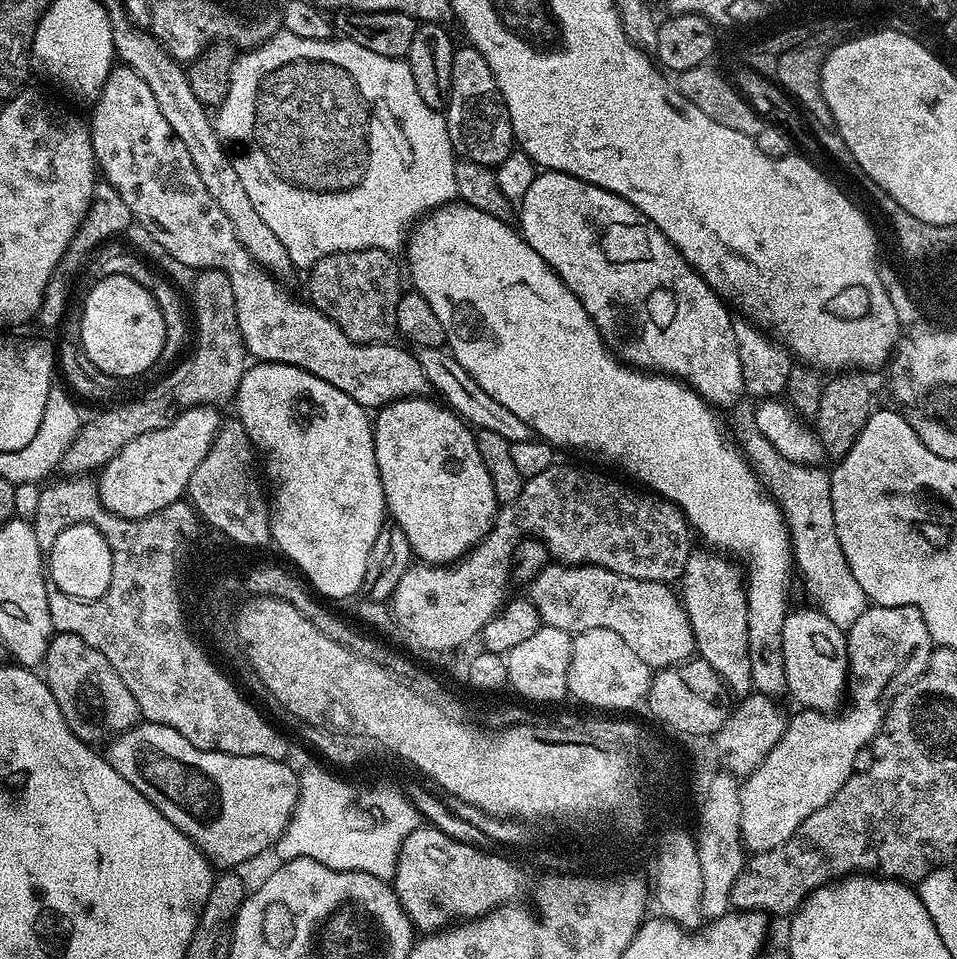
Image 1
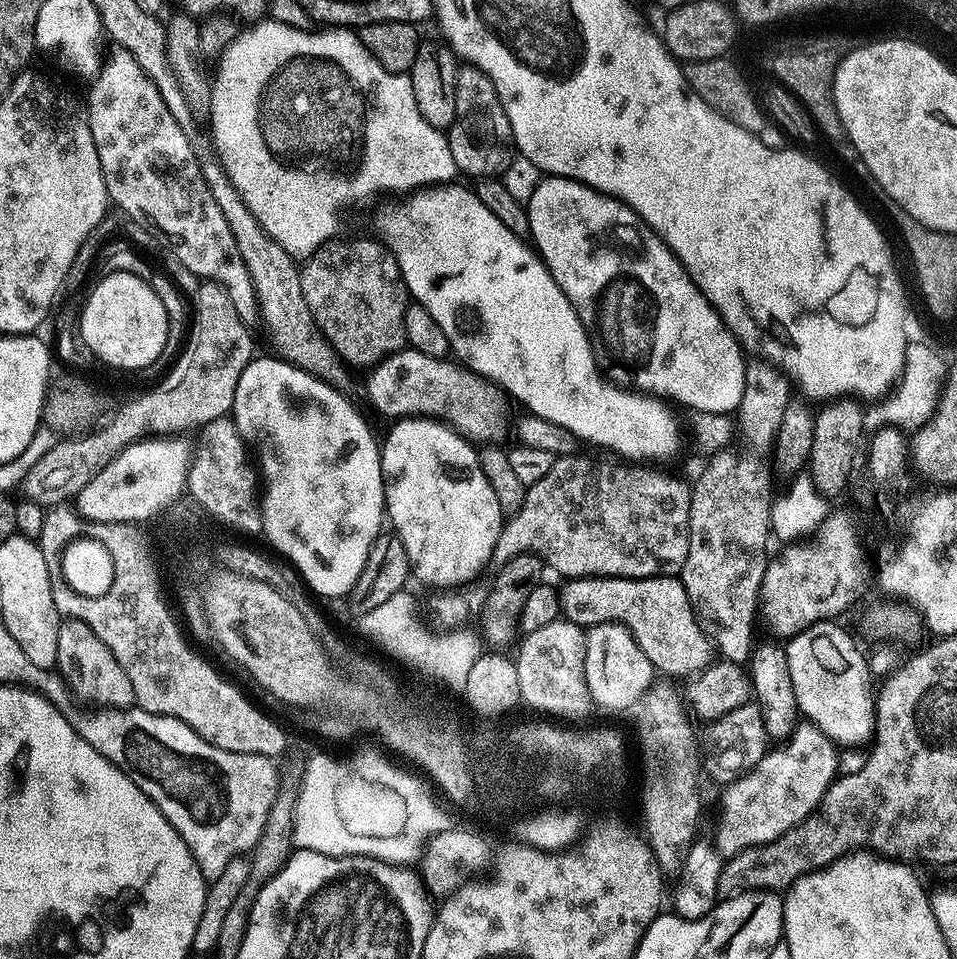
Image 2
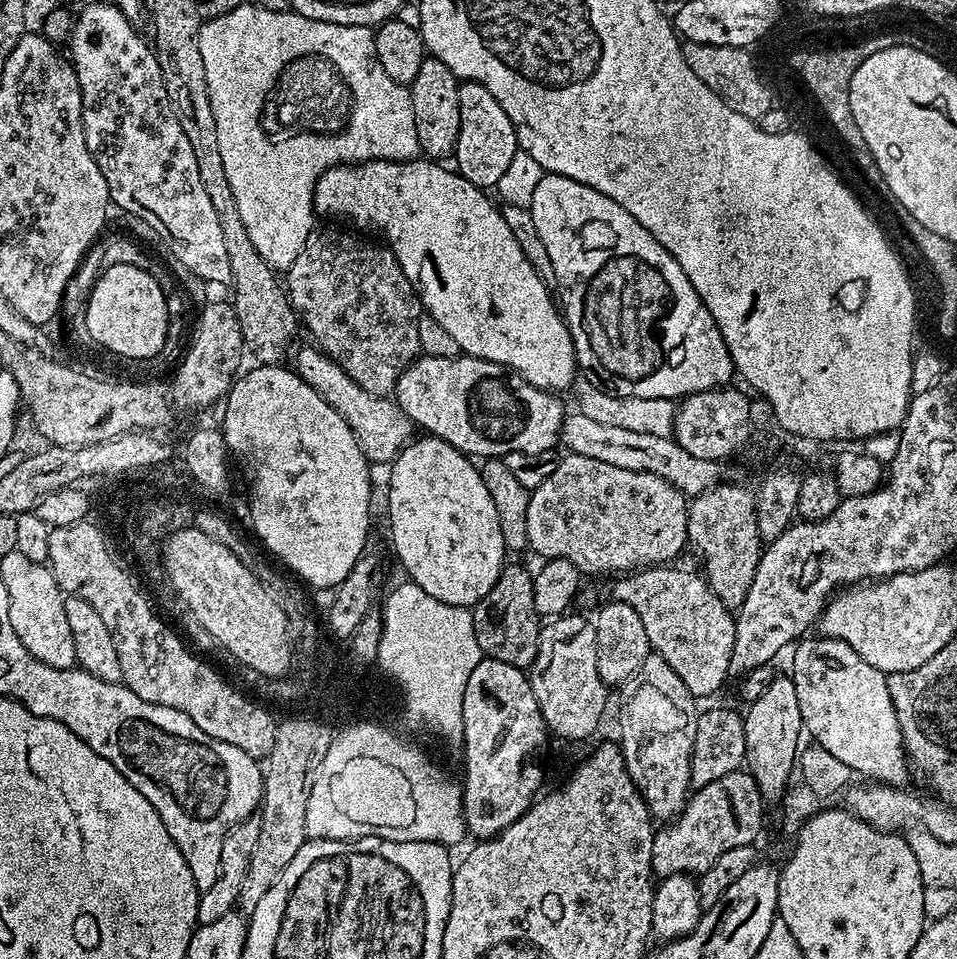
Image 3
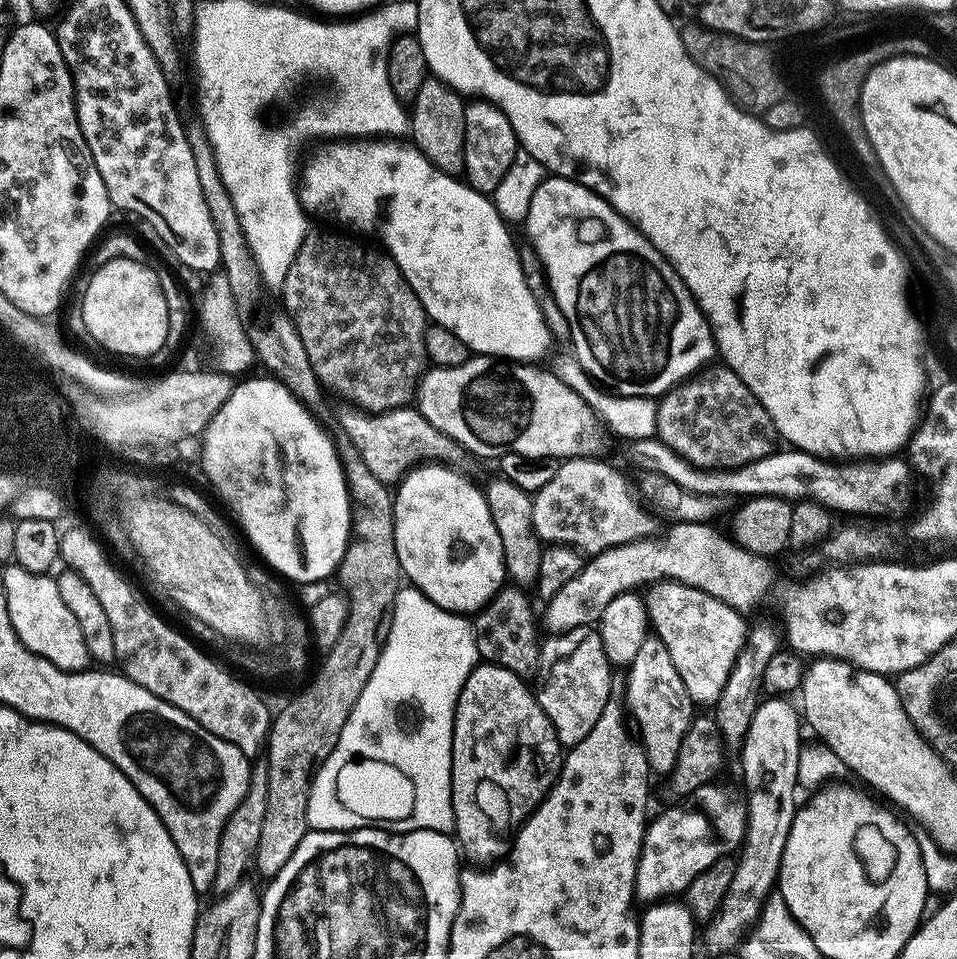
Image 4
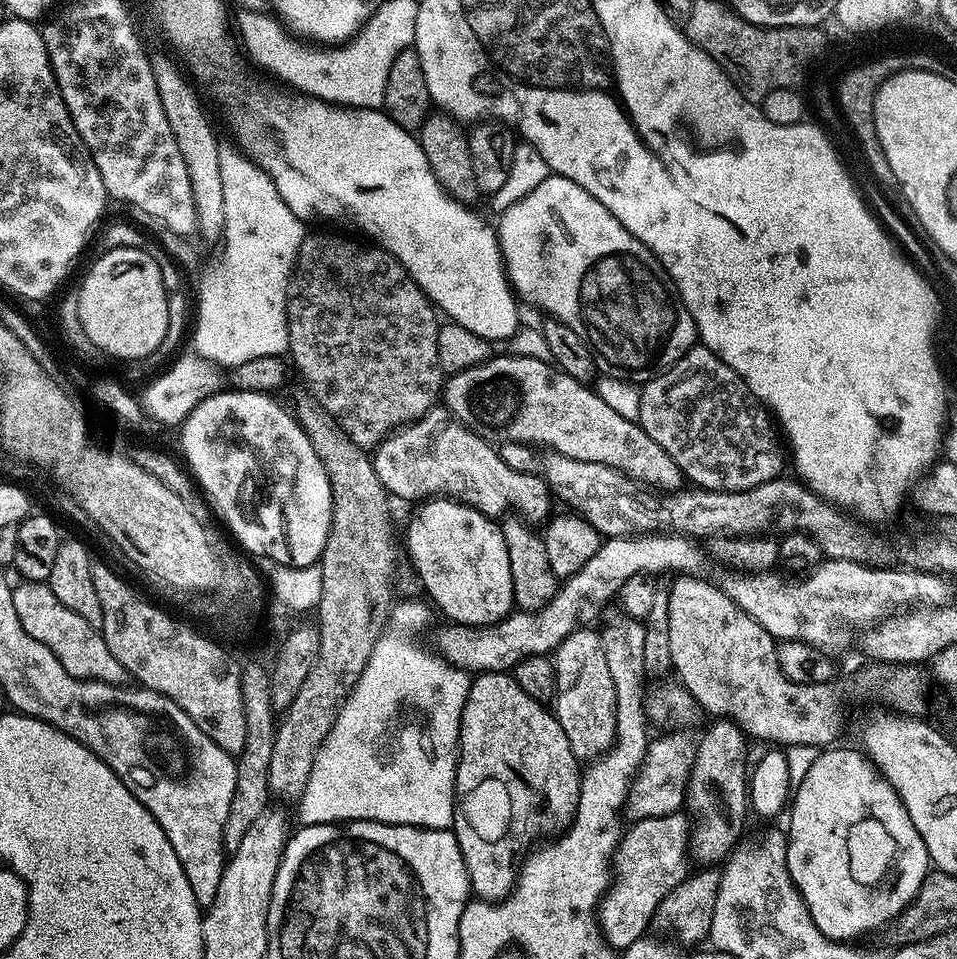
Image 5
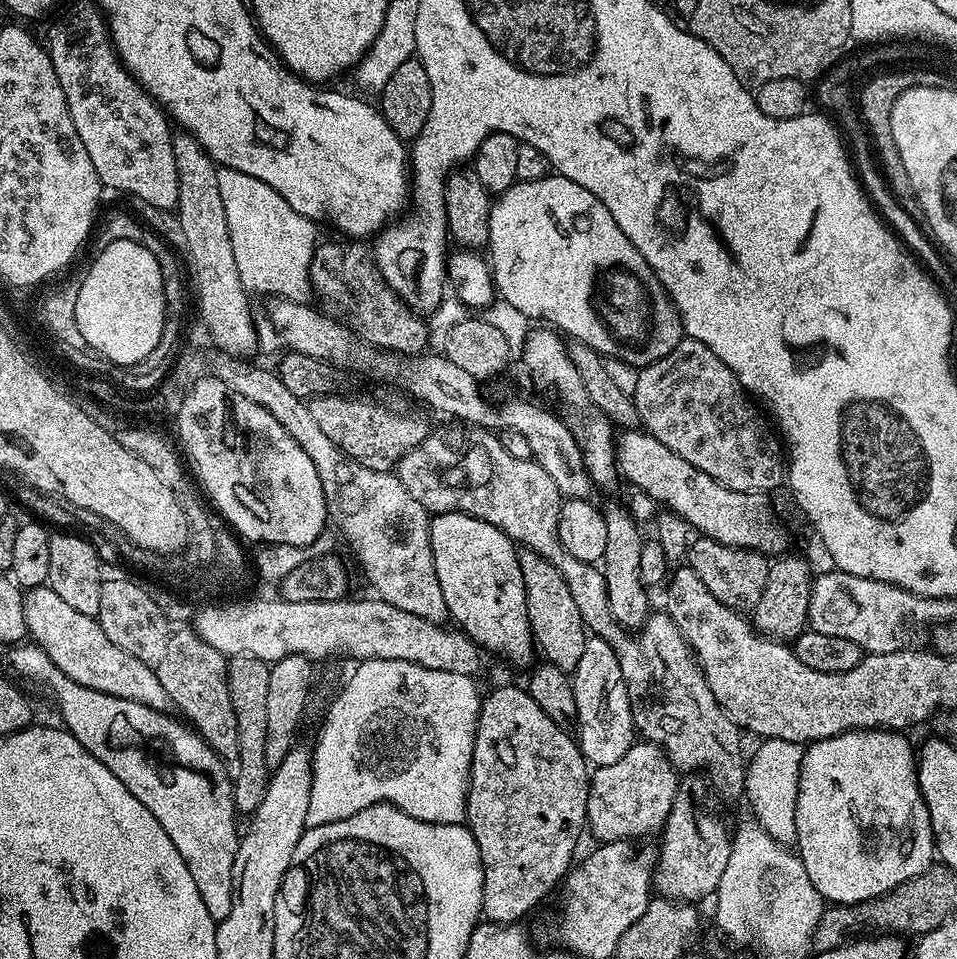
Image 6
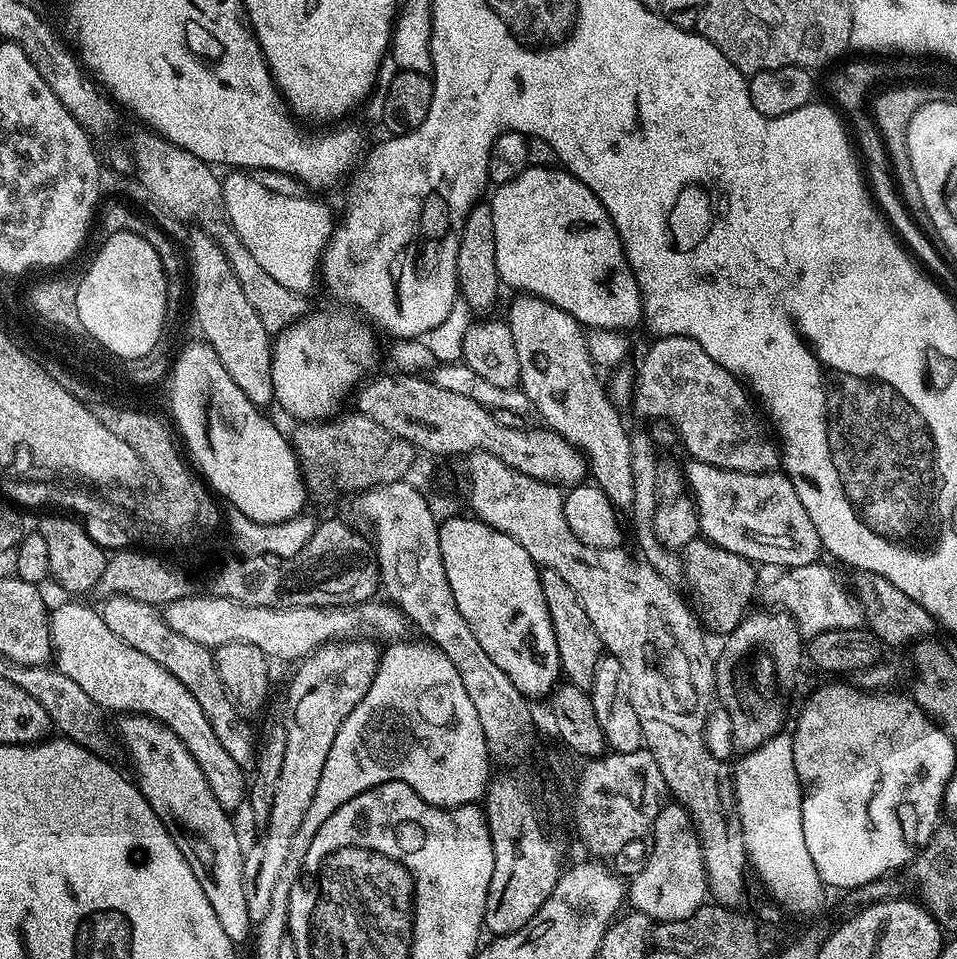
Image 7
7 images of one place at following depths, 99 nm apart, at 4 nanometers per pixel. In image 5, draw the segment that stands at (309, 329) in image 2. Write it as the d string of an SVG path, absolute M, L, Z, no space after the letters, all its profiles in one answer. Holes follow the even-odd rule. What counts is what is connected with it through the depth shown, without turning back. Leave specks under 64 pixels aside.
M433 406L420 420L396 429L377 446L372 456L372 465L388 491L389 497L400 500L423 502L429 498L451 498L461 504L468 504L484 516L493 518L505 514L515 514L536 526L549 519L553 511L553 493L543 475L534 472L519 472L502 462L499 451L487 440L470 431L465 424L452 417L451 412L443 406Z

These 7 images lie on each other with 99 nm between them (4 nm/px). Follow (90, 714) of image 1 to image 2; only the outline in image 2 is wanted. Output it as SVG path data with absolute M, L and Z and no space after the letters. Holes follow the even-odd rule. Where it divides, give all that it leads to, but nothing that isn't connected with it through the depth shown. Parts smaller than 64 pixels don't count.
M71 618L61 619L58 630L56 668L69 689L75 695L77 692L82 699L89 700L92 703L89 705L106 708L130 708L135 705L134 686L130 686L130 678L126 678L126 670L122 670L122 666L118 666L118 658L114 658L114 654L110 654L110 646L106 646L106 642L102 642L102 638L98 638L98 634L94 634L94 630L90 630L90 626L86 626L86 622Z

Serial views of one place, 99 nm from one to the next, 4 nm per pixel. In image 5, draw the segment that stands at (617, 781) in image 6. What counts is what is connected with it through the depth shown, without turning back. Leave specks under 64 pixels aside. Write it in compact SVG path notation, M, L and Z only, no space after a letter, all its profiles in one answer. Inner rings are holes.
M672 730L653 739L648 745L648 753L640 771L632 778L628 791L628 800L624 804L624 812L629 821L642 818L658 818L671 812L679 812L685 807L688 794L688 783L692 767L696 762L697 741L687 736L687 731Z

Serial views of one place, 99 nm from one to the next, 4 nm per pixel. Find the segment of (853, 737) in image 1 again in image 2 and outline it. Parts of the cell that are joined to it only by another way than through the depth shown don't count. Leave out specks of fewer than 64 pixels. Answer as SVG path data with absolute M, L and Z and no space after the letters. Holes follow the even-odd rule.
M807 722L797 723L796 731L780 748L769 751L751 770L736 777L723 789L720 821L716 824L714 847L721 857L738 854L744 848L774 842L795 824L800 824L824 802L824 795L837 777L837 745Z

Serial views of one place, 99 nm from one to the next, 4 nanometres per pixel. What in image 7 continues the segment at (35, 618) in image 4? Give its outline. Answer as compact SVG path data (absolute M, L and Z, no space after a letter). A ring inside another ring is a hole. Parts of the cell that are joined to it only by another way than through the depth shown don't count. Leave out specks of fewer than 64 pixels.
M60 604L57 608L53 607L50 612L48 629L52 635L52 651L54 653L54 664L62 674L66 674L71 681L78 682L79 686L85 690L93 702L101 710L116 712L115 714L135 714L137 716L149 716L158 722L165 724L170 730L174 730L174 734L178 734L178 738L186 746L188 756L193 765L202 770L202 774L206 774L206 782L210 782L210 790L214 790L214 798L218 798L218 802L223 808L235 810L239 804L243 805L246 800L246 772L245 769L238 766L238 762L234 762L234 758L230 758L230 753L224 747L222 742L218 742L218 734L214 734L214 726L210 726L210 718L206 718L206 714L202 714L202 706L198 706L198 698L194 698L194 694L190 694L190 690L186 690L186 686L182 686L182 682L178 682L178 678L174 678L174 674L170 674L170 670L166 670L162 666L158 666L158 662L154 662L154 658L150 658L150 654L142 654L142 650L134 650L134 646L126 646L126 642L122 642L122 638L118 638L118 634L114 634L110 630L110 626L106 626L106 622L101 618L99 611L94 607L87 608L84 604Z

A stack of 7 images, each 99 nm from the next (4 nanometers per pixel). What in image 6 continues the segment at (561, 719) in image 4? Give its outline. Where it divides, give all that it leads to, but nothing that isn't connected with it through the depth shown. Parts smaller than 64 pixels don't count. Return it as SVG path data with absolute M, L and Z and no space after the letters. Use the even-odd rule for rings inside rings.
M589 635L584 641L582 658L570 673L570 679L576 707L574 729L576 728L580 752L589 765L596 768L611 766L634 743L632 703L628 697L628 687L622 678L618 654L614 654L612 647L601 636Z

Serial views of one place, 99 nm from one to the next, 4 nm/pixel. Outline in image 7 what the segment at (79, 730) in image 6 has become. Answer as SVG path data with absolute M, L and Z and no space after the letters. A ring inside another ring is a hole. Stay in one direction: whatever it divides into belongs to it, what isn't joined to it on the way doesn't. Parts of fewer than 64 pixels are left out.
M124 714L120 720L120 740L132 759L132 768L136 771L134 783L142 795L148 799L154 814L166 826L166 830L174 838L178 850L182 850L182 858L190 862L190 870L194 870L194 878L202 885L206 893L206 899L214 909L214 914L226 933L226 938L233 942L240 942L253 935L254 922L250 918L250 910L247 909L246 890L244 889L244 854L245 849L240 848L240 836L232 825L229 809L223 808L214 798L214 790L210 790L210 782L206 782L206 774L202 774L200 768L194 767L188 757L188 751L184 743L165 724L150 718L149 716L137 716Z

